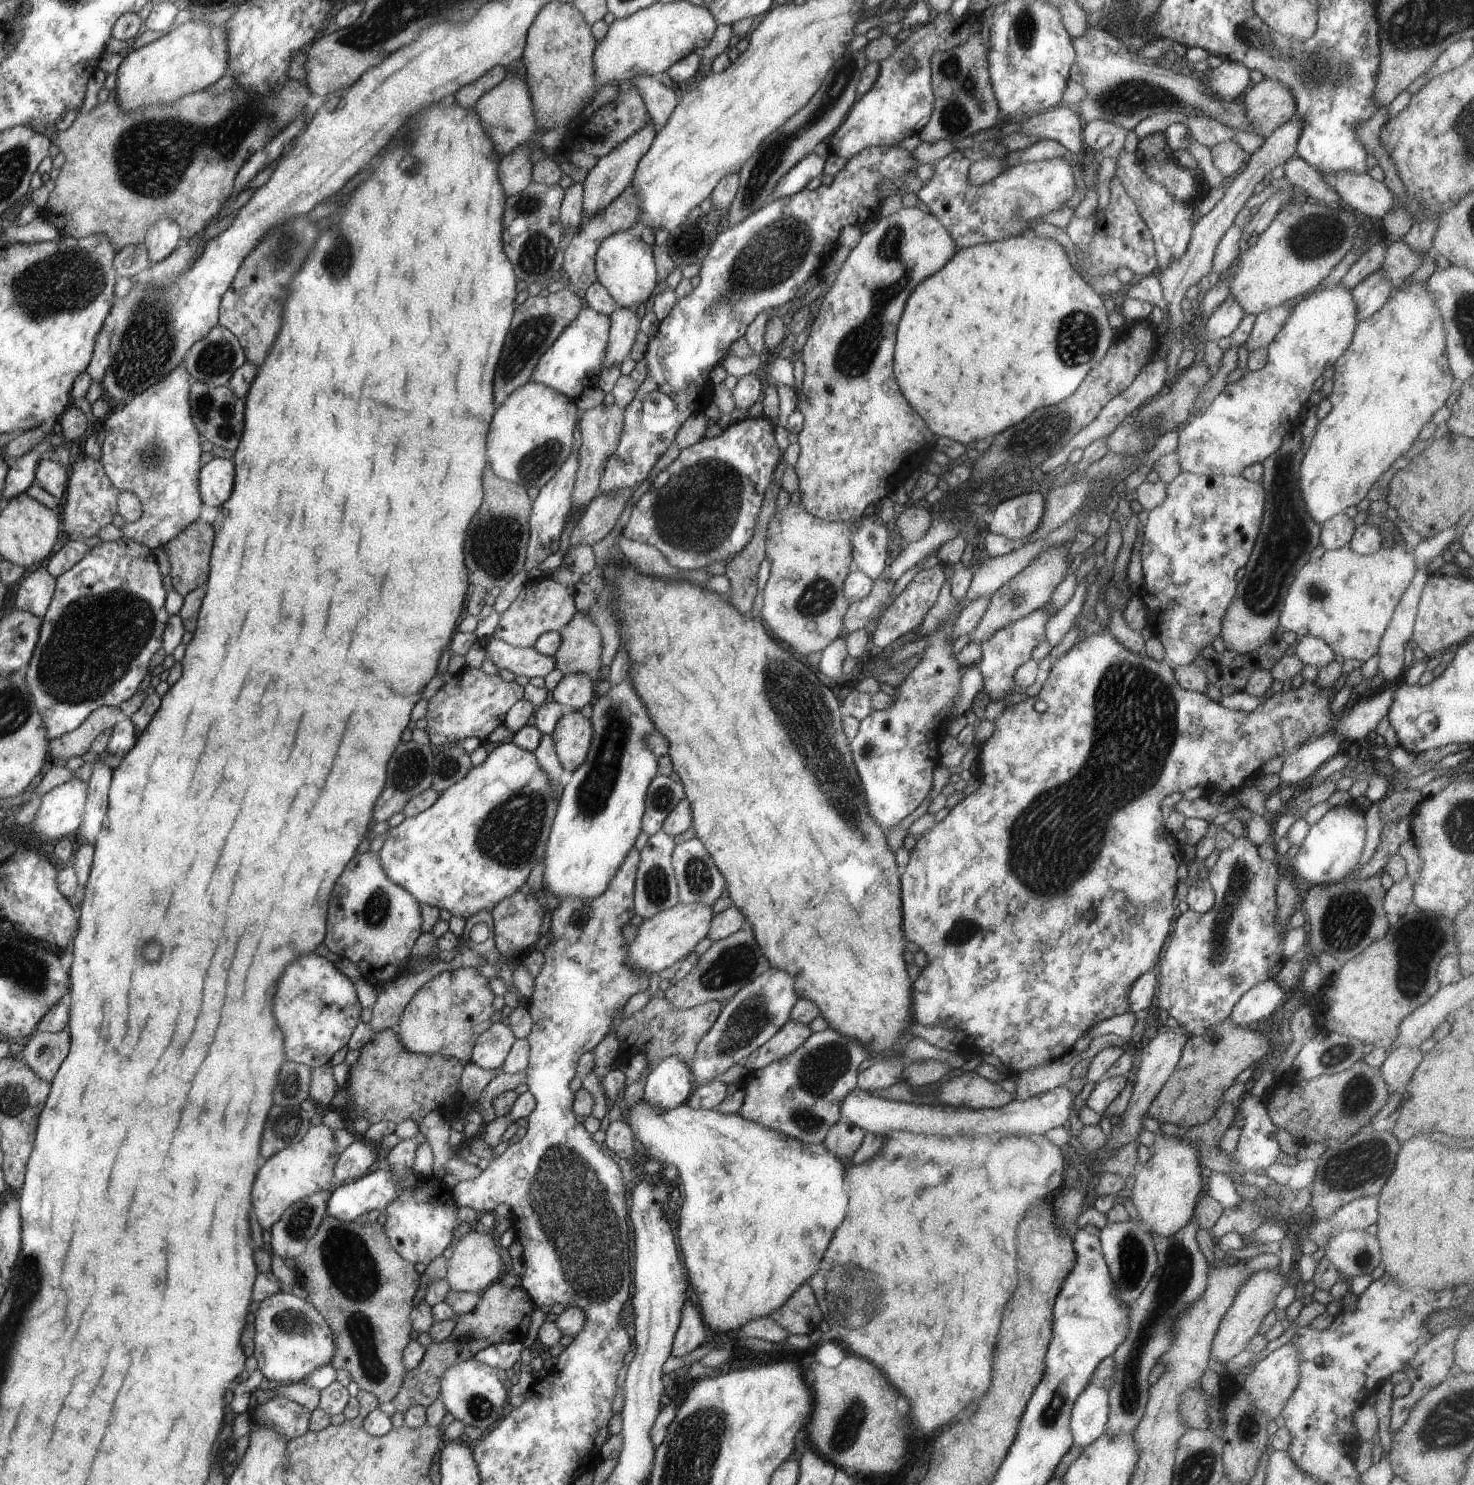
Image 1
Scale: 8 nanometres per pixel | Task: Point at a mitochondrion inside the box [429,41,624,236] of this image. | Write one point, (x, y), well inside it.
(527, 205)

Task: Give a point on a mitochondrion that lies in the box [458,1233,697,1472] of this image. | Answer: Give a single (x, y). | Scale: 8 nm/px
(478, 1405)

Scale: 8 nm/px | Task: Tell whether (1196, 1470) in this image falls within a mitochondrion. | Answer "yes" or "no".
yes

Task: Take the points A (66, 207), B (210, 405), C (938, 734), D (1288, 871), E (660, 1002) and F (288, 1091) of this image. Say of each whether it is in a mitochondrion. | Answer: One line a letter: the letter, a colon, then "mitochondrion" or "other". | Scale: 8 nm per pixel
A: other
B: mitochondrion
C: other
D: other
E: other
F: mitochondrion

